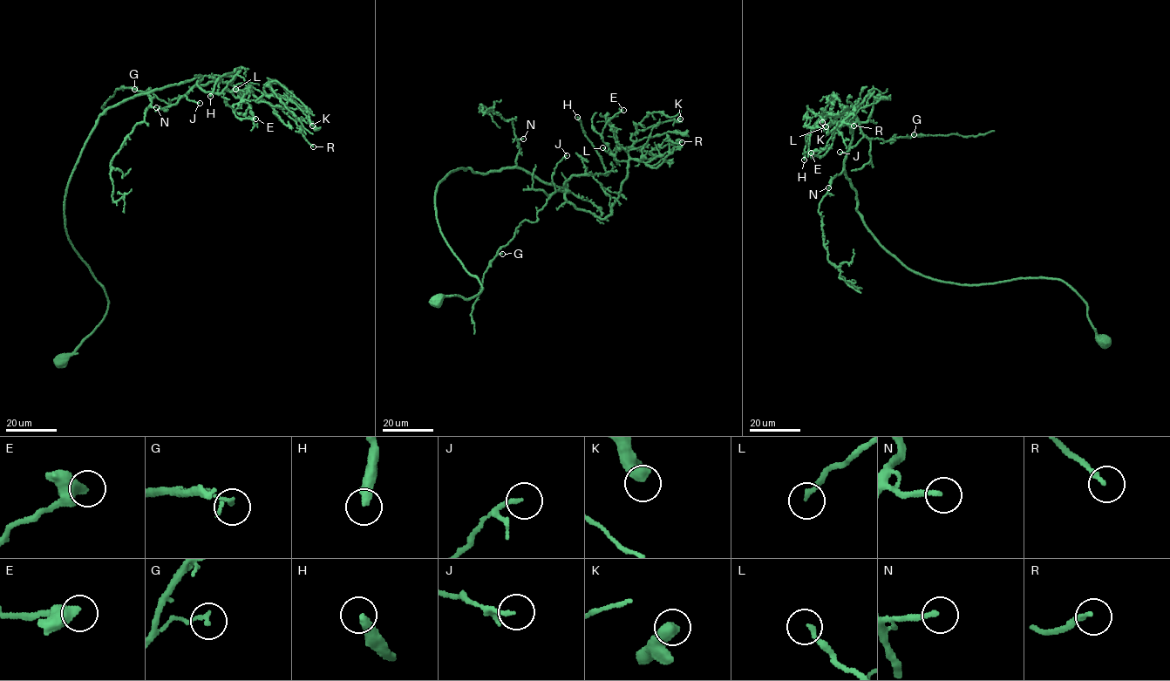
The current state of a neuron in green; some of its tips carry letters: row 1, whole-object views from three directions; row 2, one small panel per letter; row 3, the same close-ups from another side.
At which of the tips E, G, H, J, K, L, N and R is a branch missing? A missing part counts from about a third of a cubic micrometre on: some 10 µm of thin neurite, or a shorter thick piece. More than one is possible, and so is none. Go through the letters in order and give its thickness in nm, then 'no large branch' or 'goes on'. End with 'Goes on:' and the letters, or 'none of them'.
E: 360 nm | no large branch
G: 160 nm | no large branch
H: 360 nm | goes on
J: 160 nm | no large branch
K: 480 nm | no large branch
L: 180 nm | no large branch
N: 200 nm | goes on
R: 170 nm | no large branch
Goes on: H, N

